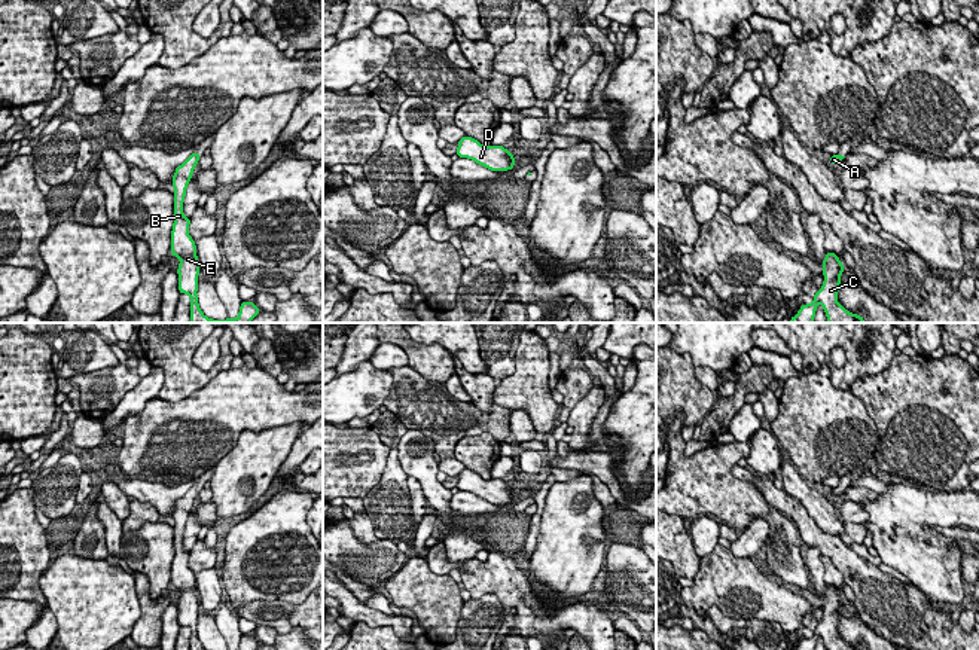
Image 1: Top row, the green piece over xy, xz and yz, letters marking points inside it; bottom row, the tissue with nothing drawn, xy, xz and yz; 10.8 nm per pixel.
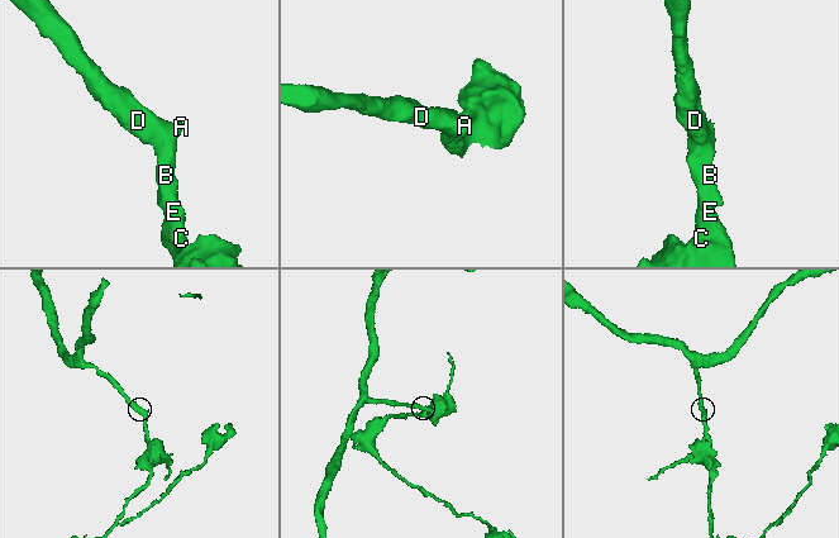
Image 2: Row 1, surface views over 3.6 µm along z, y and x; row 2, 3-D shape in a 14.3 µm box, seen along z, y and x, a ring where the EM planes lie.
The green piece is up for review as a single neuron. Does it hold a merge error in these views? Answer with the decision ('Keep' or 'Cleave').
Keep

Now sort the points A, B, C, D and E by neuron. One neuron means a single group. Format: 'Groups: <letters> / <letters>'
Groups: A B C D E

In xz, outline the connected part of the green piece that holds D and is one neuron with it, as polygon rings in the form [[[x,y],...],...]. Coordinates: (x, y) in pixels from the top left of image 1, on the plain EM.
[[[464,469],[458,474],[457,488],[460,491],[469,491],[491,504],[513,503],[515,491],[503,479],[482,479],[478,473]]]

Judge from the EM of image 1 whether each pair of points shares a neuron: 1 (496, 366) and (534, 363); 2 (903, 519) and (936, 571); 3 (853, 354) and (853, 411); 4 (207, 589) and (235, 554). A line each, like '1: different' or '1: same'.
1: different
2: same
3: different
4: different

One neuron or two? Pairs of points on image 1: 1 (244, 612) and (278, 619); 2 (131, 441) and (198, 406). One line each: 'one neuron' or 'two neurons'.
1: one neuron
2: one neuron

